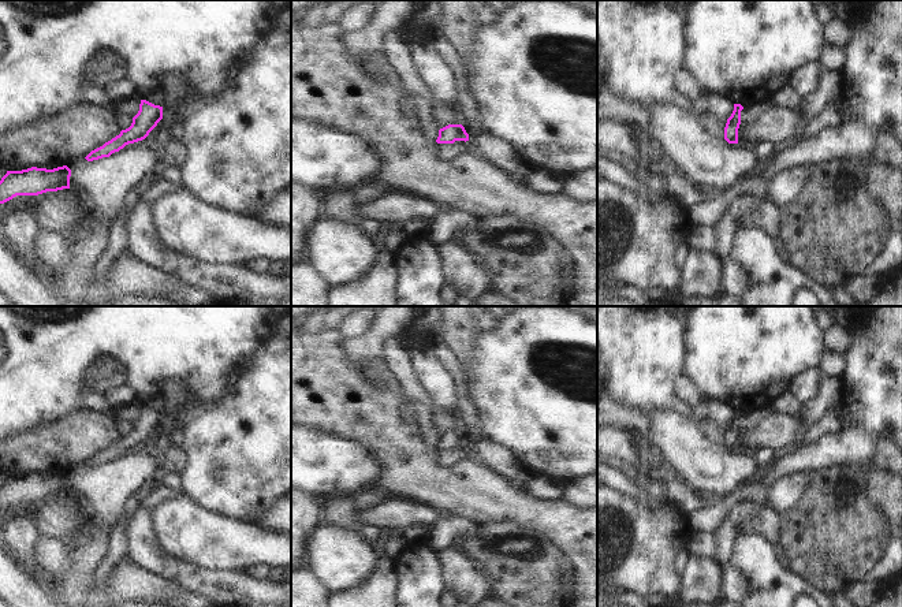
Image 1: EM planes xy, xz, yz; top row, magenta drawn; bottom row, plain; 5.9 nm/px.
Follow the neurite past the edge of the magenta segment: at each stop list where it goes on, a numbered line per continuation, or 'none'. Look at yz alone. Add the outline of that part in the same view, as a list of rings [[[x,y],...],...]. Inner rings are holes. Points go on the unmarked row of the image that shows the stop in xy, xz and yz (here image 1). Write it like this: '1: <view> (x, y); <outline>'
none

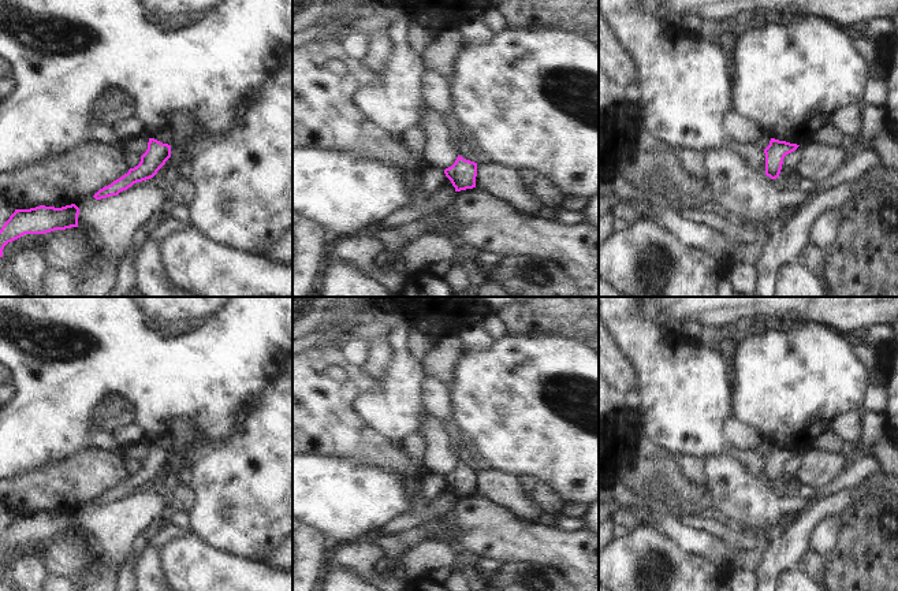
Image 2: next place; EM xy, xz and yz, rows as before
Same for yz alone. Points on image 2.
none

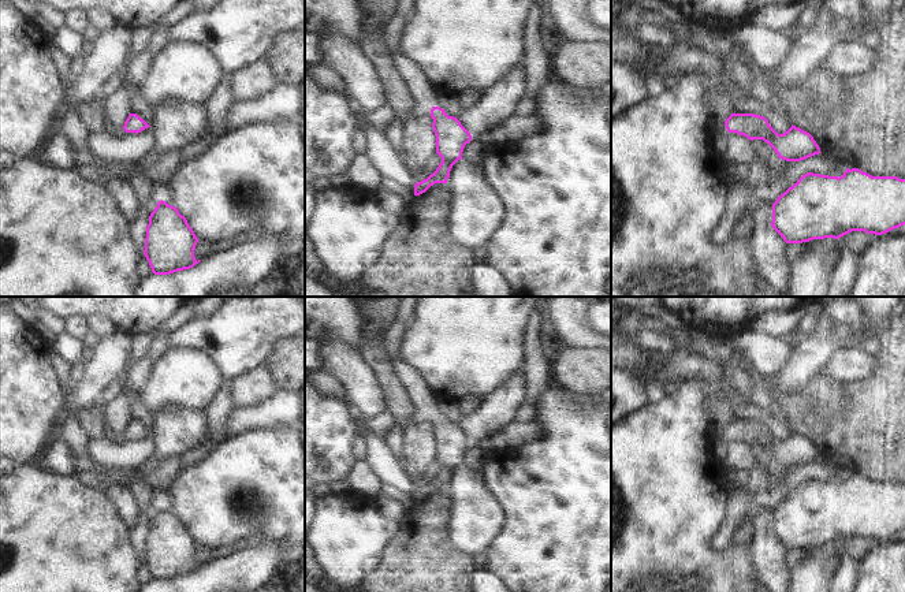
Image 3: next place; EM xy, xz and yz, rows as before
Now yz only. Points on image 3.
1: yz (719, 446); [[[726,432],[722,438],[718,438],[715,433],[714,433],[714,442],[712,442],[712,451],[714,454],[716,455],[716,458],[726,463],[726,454],[727,454],[727,443],[729,442],[738,442],[737,439],[729,439]]]

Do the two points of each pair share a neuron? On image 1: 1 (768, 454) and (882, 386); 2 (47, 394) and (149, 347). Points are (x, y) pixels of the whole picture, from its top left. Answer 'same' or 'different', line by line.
1: different
2: same

